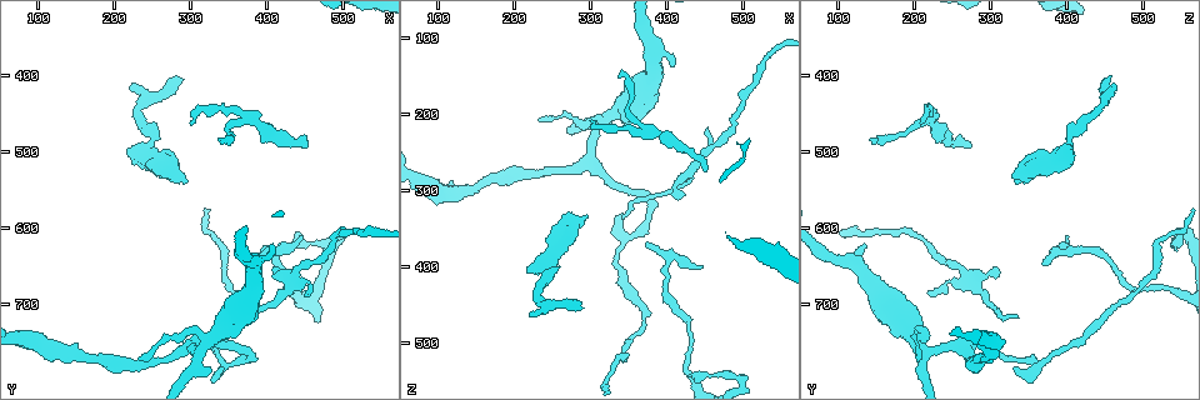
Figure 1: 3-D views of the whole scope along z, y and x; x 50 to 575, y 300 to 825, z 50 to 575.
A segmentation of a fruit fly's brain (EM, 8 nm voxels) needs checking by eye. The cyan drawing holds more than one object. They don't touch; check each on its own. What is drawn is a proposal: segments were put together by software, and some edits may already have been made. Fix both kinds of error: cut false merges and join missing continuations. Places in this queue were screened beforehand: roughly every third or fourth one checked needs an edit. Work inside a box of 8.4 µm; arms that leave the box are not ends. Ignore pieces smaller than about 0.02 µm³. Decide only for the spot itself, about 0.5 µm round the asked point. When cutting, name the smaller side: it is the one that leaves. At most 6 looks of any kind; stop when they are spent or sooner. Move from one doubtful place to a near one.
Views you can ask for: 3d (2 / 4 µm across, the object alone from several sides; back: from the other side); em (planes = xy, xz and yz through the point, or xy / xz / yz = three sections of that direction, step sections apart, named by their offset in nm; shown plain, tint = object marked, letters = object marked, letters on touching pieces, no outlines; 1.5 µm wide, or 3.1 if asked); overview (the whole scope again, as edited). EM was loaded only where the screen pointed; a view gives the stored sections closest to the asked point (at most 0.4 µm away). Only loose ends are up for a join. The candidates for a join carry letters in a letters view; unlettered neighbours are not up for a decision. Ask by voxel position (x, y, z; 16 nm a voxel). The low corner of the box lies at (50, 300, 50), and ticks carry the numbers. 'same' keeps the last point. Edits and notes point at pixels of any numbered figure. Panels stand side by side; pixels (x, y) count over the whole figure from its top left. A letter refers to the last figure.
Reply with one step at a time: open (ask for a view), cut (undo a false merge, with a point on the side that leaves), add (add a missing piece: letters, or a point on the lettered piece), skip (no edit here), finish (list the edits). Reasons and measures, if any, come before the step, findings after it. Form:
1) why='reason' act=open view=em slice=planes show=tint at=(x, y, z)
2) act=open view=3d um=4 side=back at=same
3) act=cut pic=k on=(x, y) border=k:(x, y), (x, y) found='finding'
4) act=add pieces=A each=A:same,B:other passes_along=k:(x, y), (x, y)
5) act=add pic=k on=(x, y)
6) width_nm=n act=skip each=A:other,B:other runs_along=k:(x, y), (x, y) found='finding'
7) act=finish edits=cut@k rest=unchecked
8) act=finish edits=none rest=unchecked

why='free end' act=open view=em slice=xz step=8 show=letters at=(300, 465, 210)

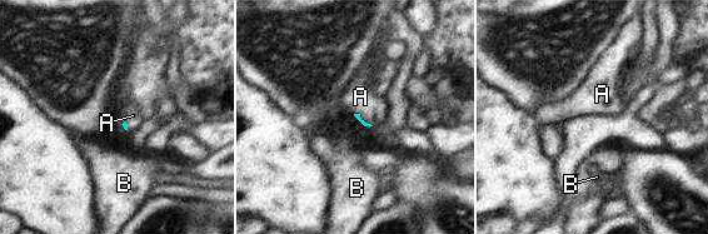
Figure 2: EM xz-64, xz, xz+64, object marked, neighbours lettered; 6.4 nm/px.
why='another direction' act=open view=em slice=yz step=4 show=letters at=same

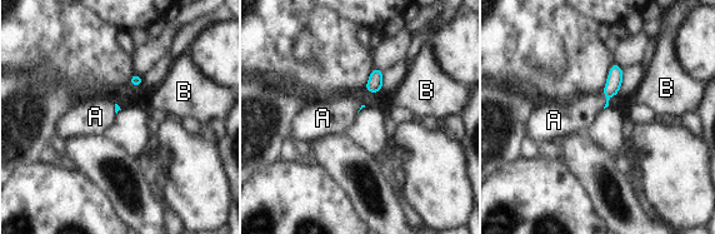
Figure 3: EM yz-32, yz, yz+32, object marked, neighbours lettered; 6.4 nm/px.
act=add pieces=A each=A:same,B:other passes_along=3:(614, 81), (606, 100), (573, 118) found='it goes on there'

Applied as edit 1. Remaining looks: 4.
why='an open end' act=open view=em slice=planes show=letters at=(425, 660, 305)

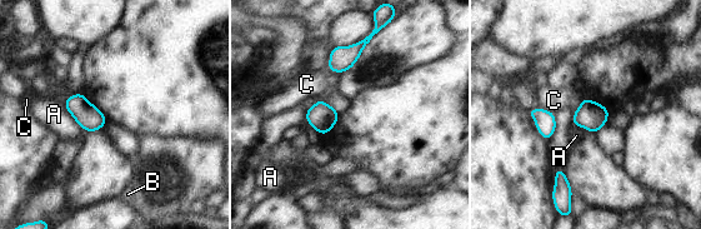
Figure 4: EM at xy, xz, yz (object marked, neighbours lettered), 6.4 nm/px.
act=skip each=A:other,B:other,C:other border=4:(328, 66), (334, 71), (341, 73) found='none of them fits'

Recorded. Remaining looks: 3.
why='tapers out' act=open view=3d um=2 at=(340, 780, 335)

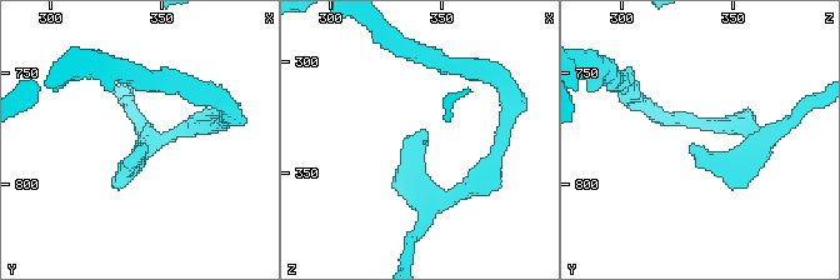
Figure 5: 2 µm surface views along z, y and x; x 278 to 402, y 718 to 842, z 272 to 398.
act=open view=em slice=planes show=letters at=(342, 782, 331)

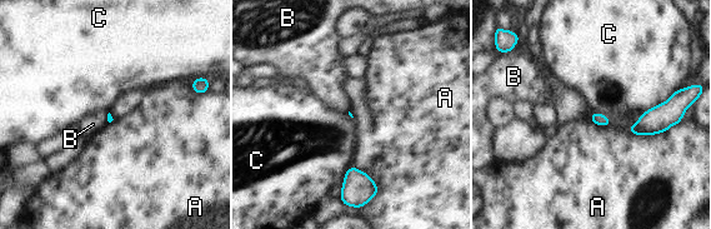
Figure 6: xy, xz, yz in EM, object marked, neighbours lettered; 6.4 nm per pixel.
act=skip each=A:other,B:other,C:other border=6:(675, 90), (664, 101), (642, 113) found='none of them fits'

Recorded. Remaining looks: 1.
act=finish edits=add@3 rest=unchecked

